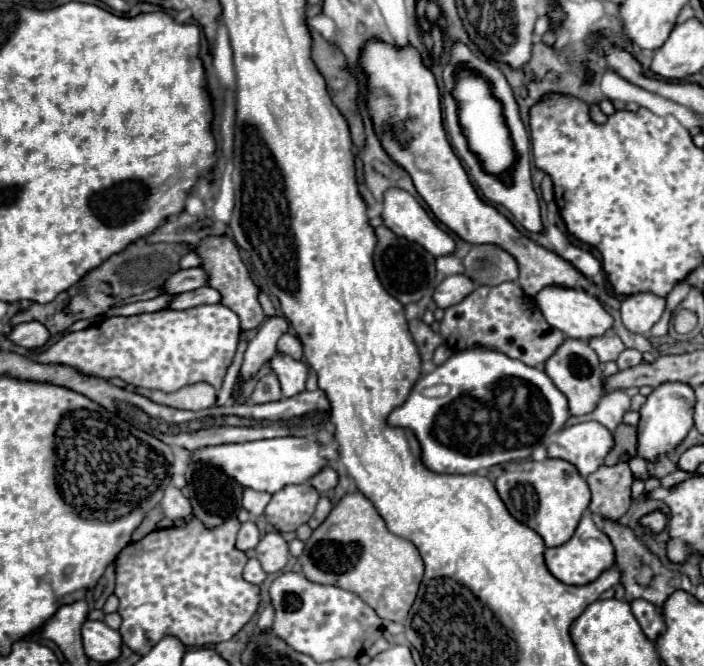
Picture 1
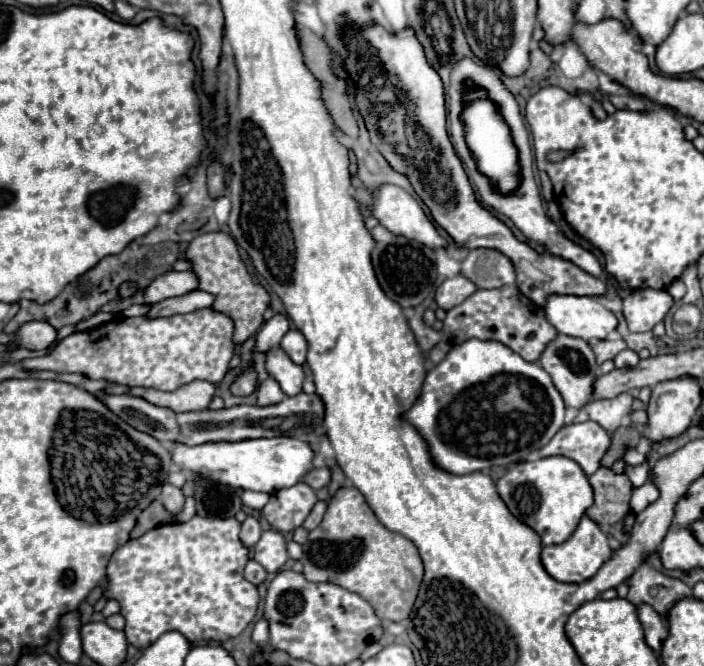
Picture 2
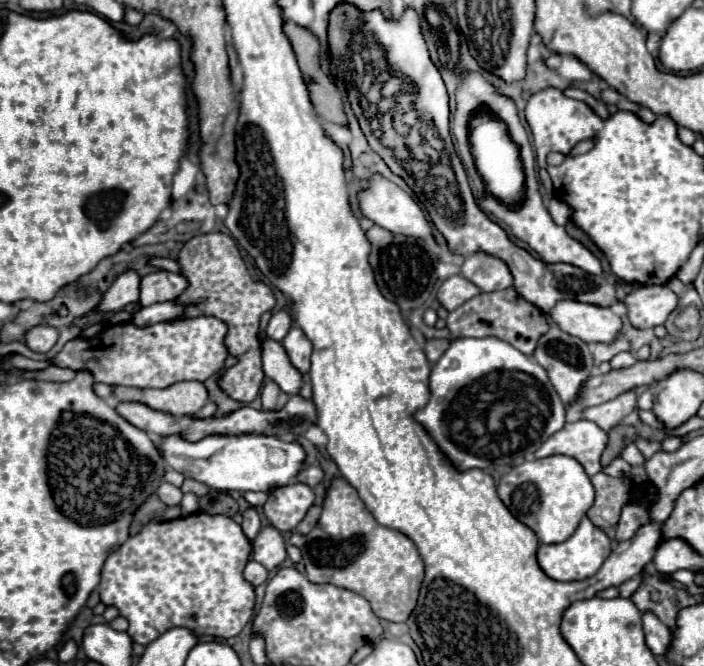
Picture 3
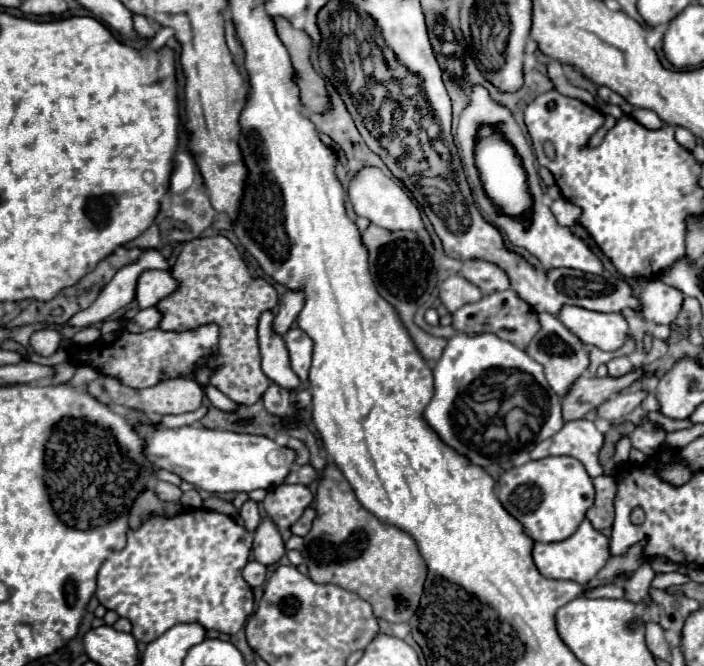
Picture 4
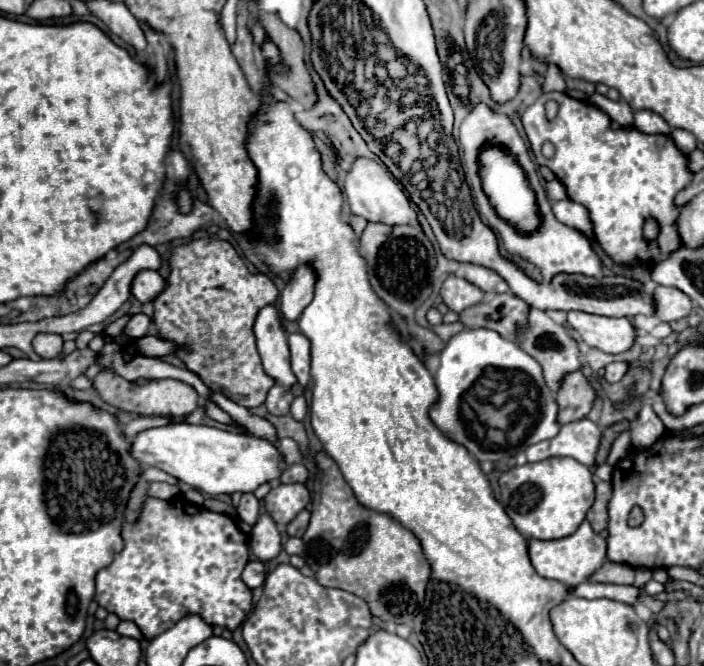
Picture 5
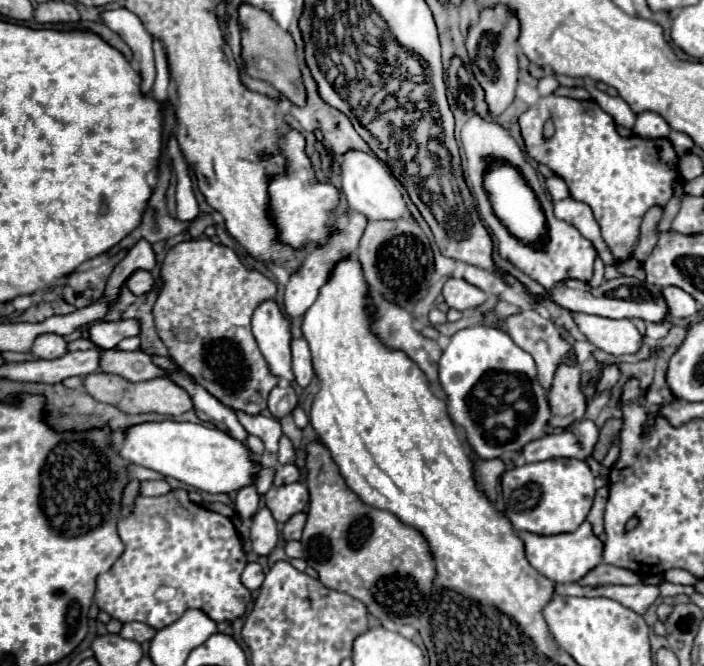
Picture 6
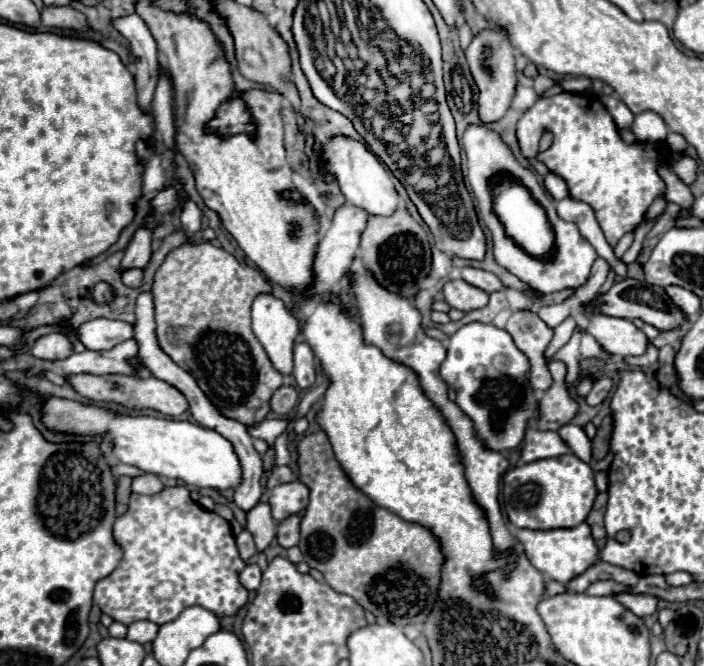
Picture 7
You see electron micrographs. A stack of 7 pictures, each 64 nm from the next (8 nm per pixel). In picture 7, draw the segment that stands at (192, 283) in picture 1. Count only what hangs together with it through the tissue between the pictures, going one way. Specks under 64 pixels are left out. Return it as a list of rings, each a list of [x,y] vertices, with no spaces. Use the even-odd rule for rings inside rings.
[[[128,268],[122,270],[122,282],[130,288],[138,288],[142,284],[142,270],[140,268]]]

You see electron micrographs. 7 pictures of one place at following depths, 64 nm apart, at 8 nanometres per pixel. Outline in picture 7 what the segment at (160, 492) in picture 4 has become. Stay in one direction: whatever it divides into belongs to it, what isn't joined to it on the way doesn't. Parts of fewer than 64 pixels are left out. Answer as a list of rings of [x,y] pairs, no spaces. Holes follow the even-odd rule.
[[[140,474],[132,478],[132,492],[136,494],[156,494],[164,488],[164,484],[158,480],[158,476],[152,474]]]

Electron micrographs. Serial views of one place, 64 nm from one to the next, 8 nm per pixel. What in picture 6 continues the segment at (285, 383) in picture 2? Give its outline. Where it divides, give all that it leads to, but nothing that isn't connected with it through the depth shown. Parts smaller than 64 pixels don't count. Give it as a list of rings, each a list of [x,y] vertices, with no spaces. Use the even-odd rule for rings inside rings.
[[[264,300],[254,310],[252,334],[270,366],[270,372],[292,382],[292,324],[274,300]]]

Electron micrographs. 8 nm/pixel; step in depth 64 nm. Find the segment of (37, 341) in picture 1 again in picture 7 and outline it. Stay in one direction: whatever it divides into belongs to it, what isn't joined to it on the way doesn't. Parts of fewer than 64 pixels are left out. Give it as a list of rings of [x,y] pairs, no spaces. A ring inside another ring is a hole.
[[[46,334],[34,342],[30,352],[42,360],[64,360],[74,352],[74,346],[64,334]]]

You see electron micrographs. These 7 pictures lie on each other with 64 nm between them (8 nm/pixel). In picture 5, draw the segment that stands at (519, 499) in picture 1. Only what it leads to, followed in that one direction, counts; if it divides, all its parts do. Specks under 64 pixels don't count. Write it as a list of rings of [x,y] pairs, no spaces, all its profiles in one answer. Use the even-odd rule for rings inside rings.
[[[572,458],[542,460],[504,472],[500,476],[500,492],[502,506],[520,534],[556,540],[570,536],[586,518],[594,502],[594,476],[588,466]]]

